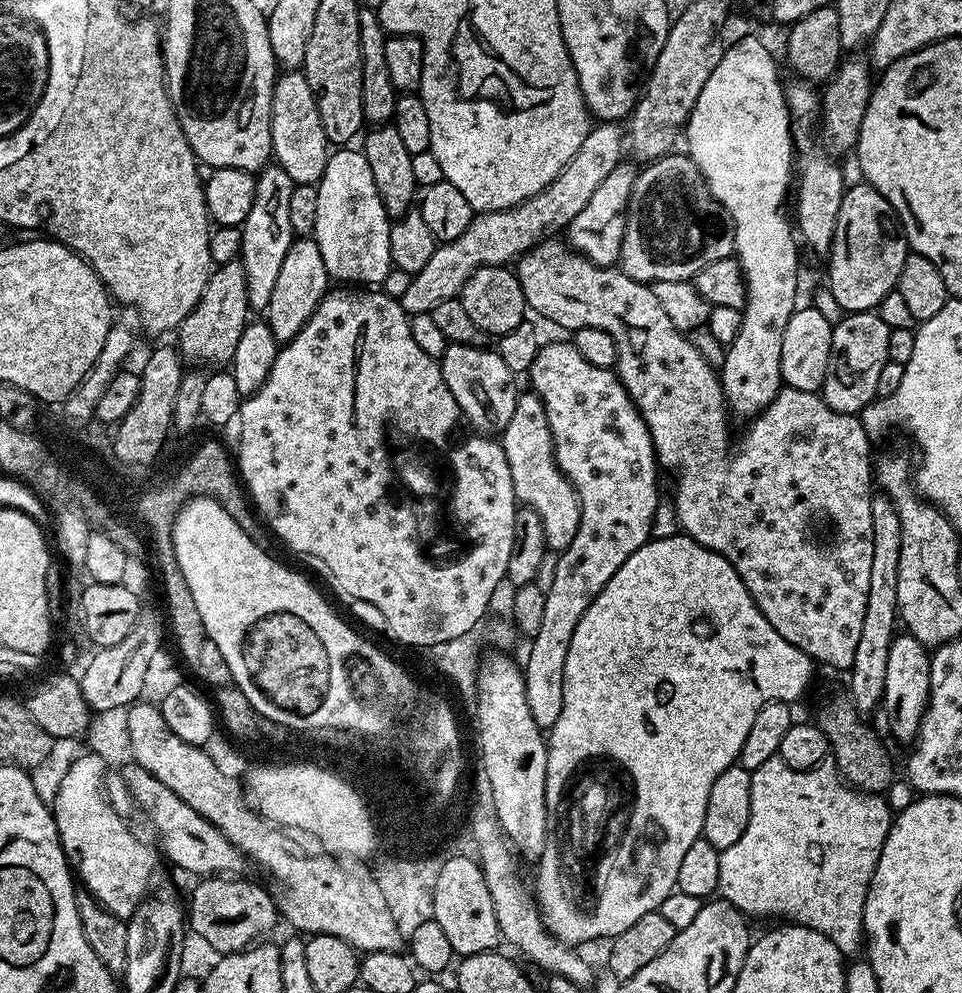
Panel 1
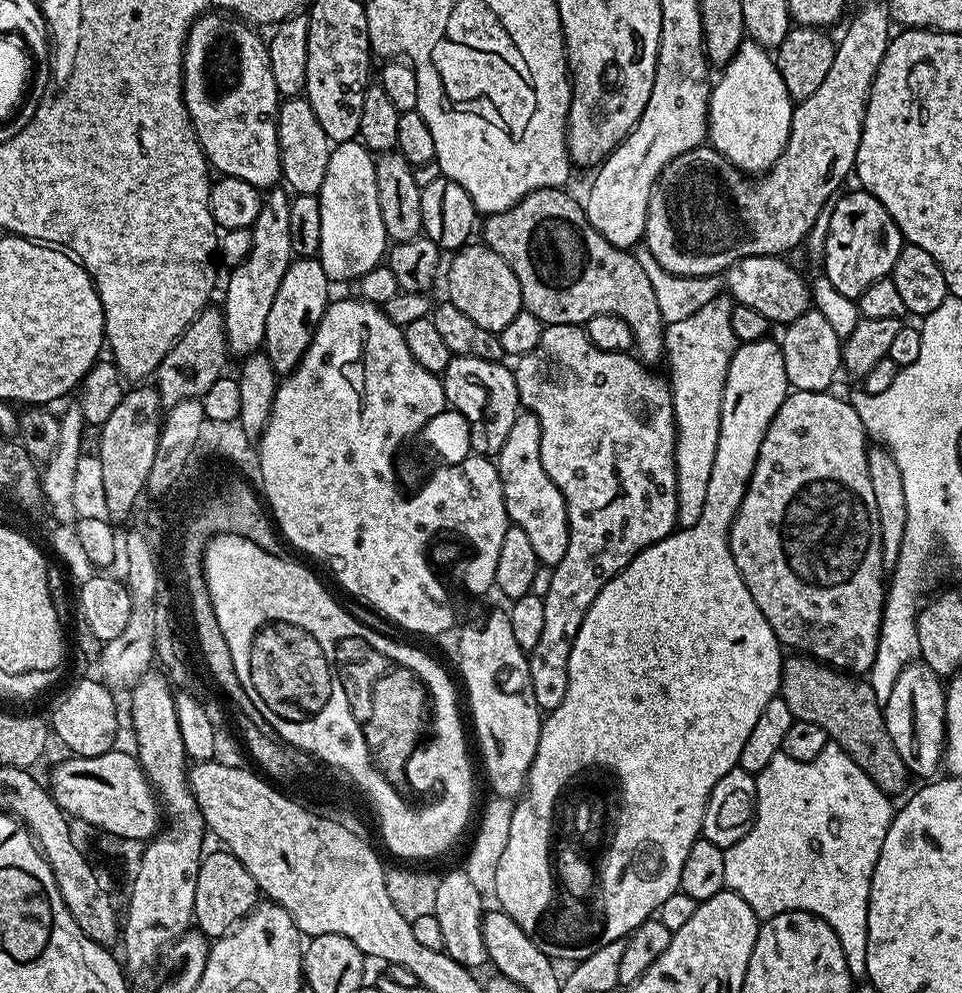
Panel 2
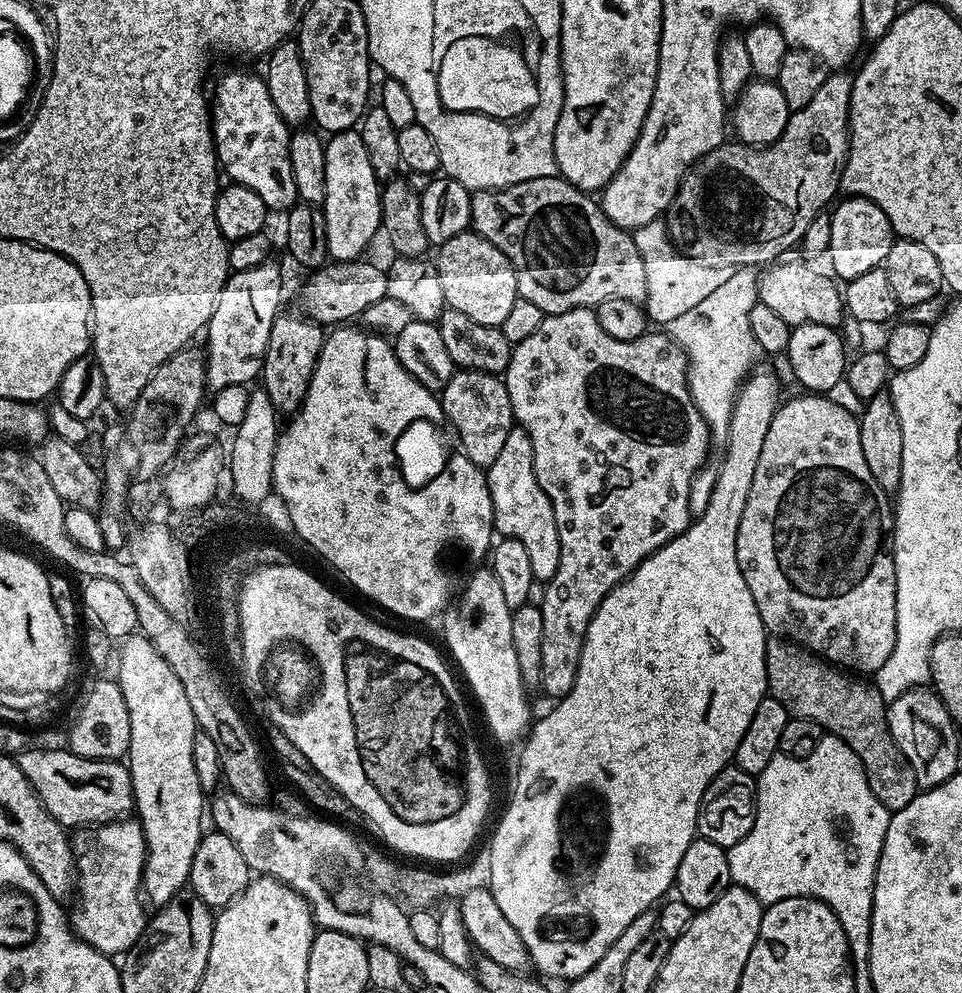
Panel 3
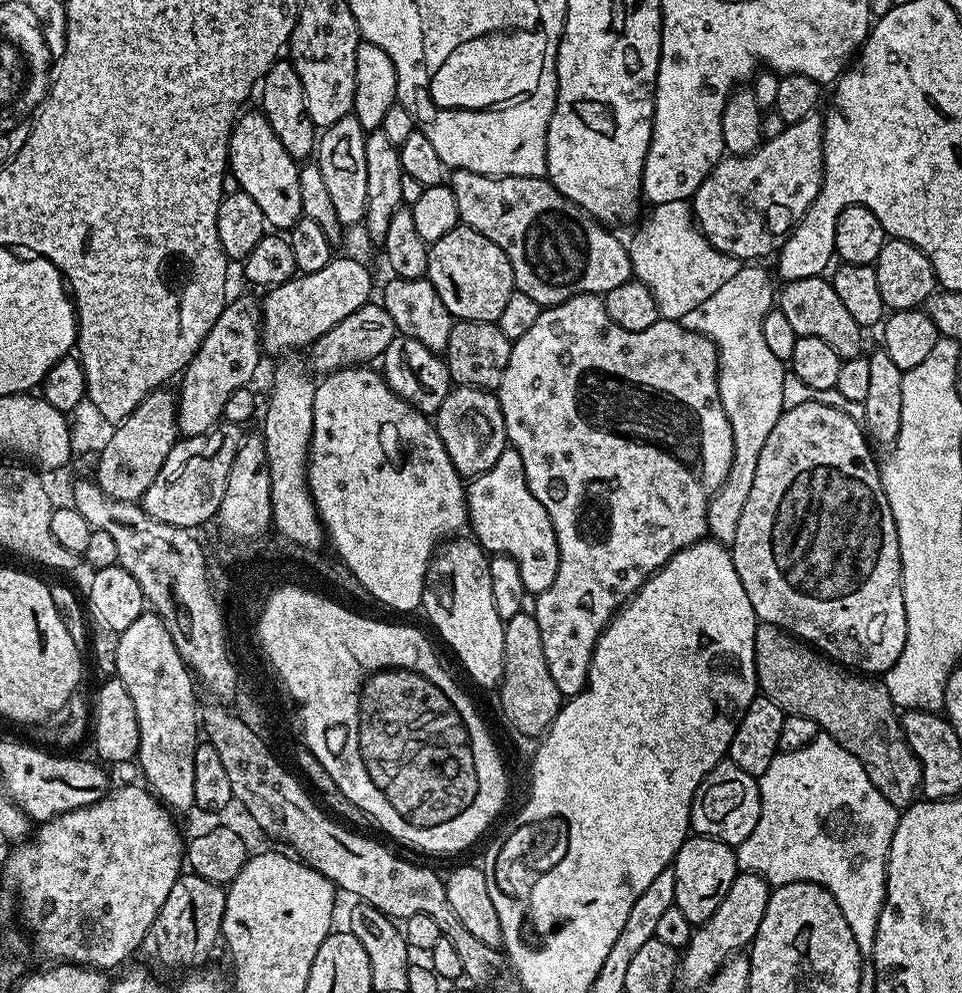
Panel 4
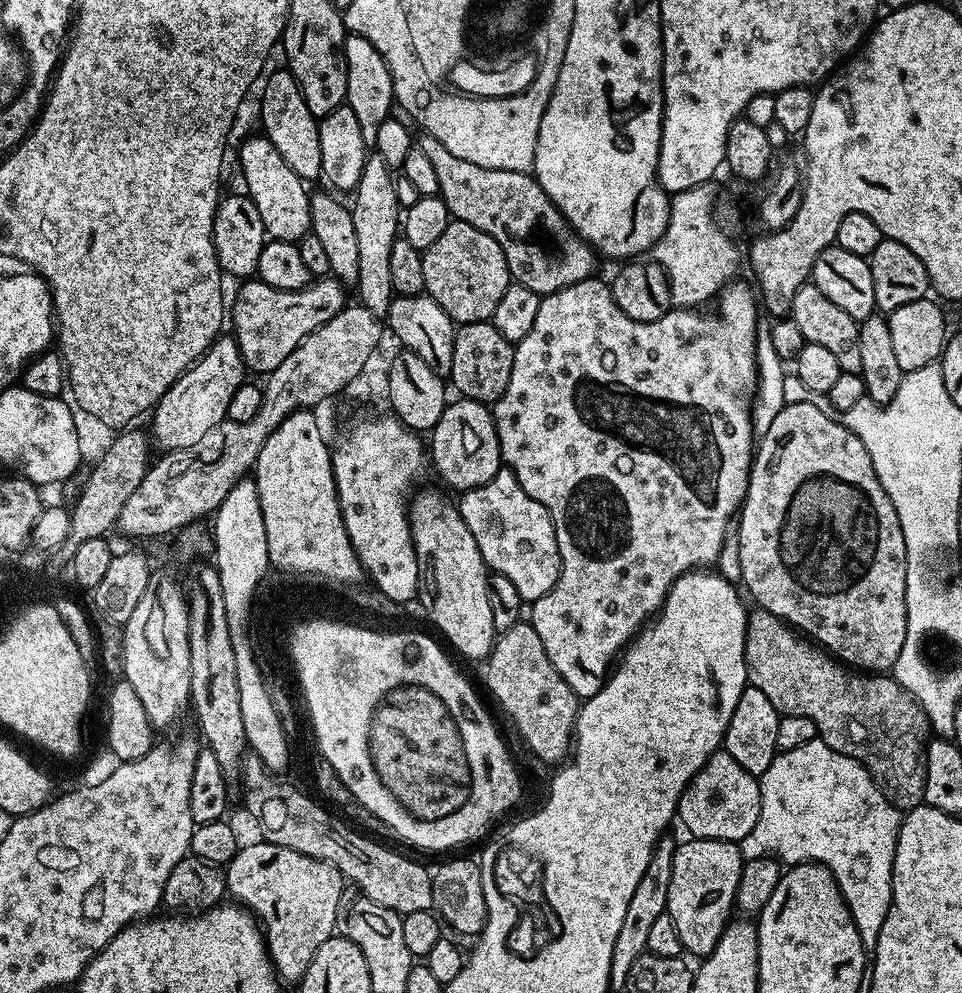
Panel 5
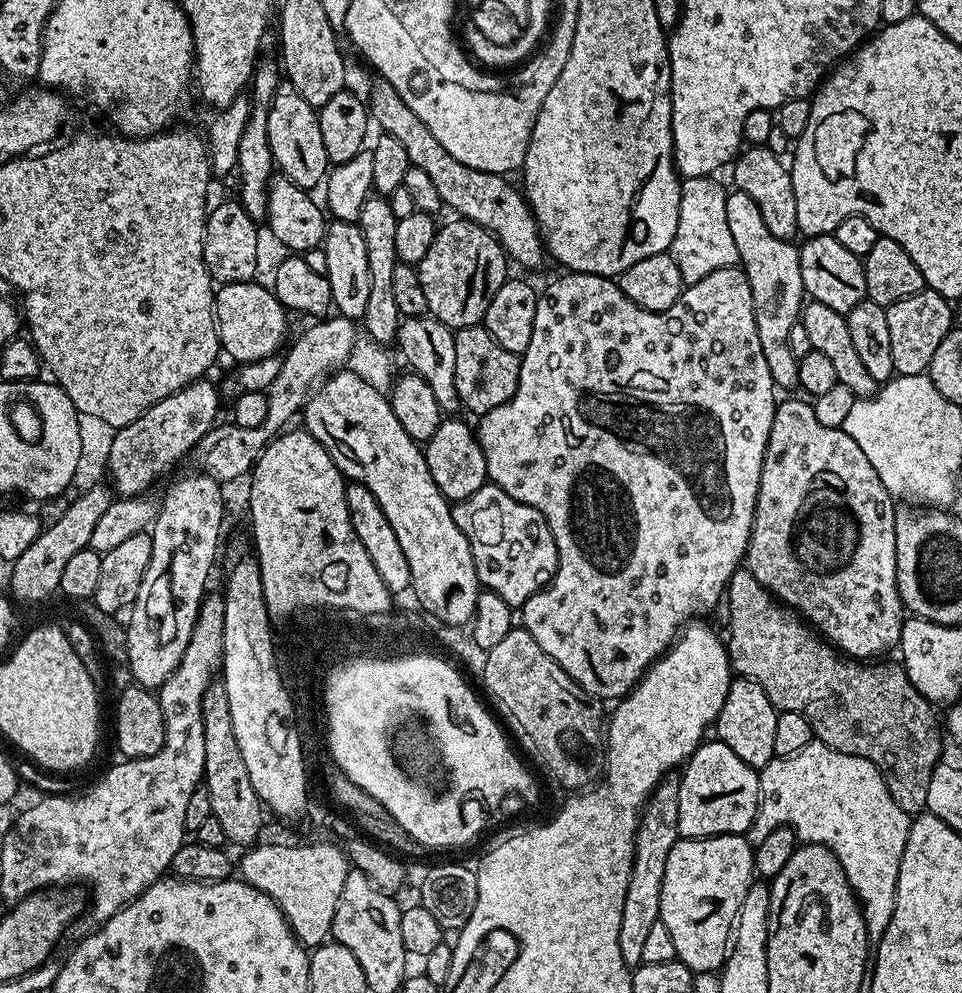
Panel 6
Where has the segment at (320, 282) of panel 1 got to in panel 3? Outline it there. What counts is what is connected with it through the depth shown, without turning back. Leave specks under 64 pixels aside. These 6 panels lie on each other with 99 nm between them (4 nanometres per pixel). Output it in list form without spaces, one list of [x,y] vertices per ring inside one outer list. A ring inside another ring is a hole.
[[[307,315],[276,317],[270,330],[270,342],[266,342],[266,358],[262,373],[262,386],[266,394],[270,394],[270,402],[281,413],[295,413],[304,400],[306,390],[310,386],[310,378],[314,374],[314,366],[318,362],[318,354],[324,345],[325,329]]]

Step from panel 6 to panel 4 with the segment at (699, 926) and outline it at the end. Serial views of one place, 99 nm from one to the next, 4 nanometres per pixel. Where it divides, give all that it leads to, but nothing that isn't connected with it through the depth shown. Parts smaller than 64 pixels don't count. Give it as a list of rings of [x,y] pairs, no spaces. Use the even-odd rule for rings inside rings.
[[[689,835],[678,850],[670,869],[676,879],[676,905],[693,926],[699,926],[722,906],[722,898],[730,890],[738,871],[733,845],[724,840],[715,840],[713,836]]]

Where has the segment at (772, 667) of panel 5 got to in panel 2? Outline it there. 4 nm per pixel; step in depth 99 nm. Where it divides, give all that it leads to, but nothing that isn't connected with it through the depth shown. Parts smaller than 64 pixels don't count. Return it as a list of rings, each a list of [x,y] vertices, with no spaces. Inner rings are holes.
[[[792,654],[785,659],[782,678],[780,679],[779,699],[790,706],[790,714],[793,720],[805,720],[814,722],[822,726],[828,732],[828,739],[833,744],[842,746],[854,762],[890,798],[896,798],[896,795],[907,786],[910,781],[910,773],[906,762],[902,762],[902,754],[898,754],[898,746],[894,746],[894,738],[890,738],[890,730],[886,730],[884,721],[884,709],[880,707],[874,690],[871,689],[869,681],[864,678],[853,678],[843,671],[837,670],[807,654]]]

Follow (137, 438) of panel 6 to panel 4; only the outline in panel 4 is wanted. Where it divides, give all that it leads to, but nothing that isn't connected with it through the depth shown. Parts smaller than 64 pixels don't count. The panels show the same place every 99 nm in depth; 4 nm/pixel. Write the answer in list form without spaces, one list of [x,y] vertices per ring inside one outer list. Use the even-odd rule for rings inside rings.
[[[240,296],[225,303],[218,322],[206,334],[202,346],[184,369],[179,381],[176,422],[184,436],[203,436],[221,423],[226,401],[239,388],[247,388],[256,376],[262,357],[260,304],[252,296]]]

